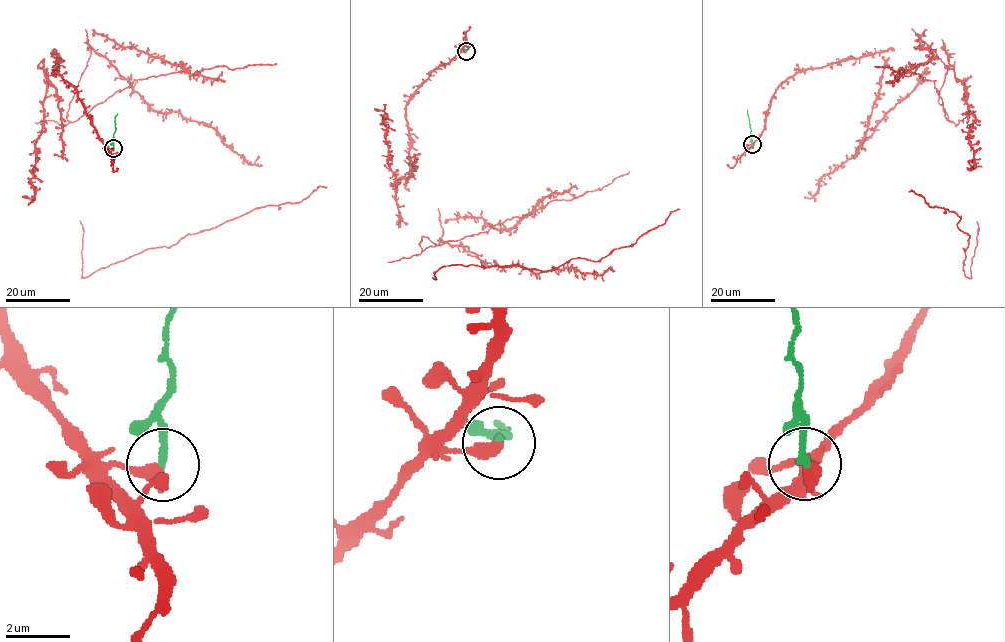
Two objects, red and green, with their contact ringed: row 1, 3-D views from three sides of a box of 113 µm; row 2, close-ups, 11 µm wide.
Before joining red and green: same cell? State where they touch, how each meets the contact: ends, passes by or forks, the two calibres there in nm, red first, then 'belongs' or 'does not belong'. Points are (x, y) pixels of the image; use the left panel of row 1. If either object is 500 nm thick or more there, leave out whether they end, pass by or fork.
place (113, 148); red ends; green ends; calibres 440 and 190 nm; does not belong

